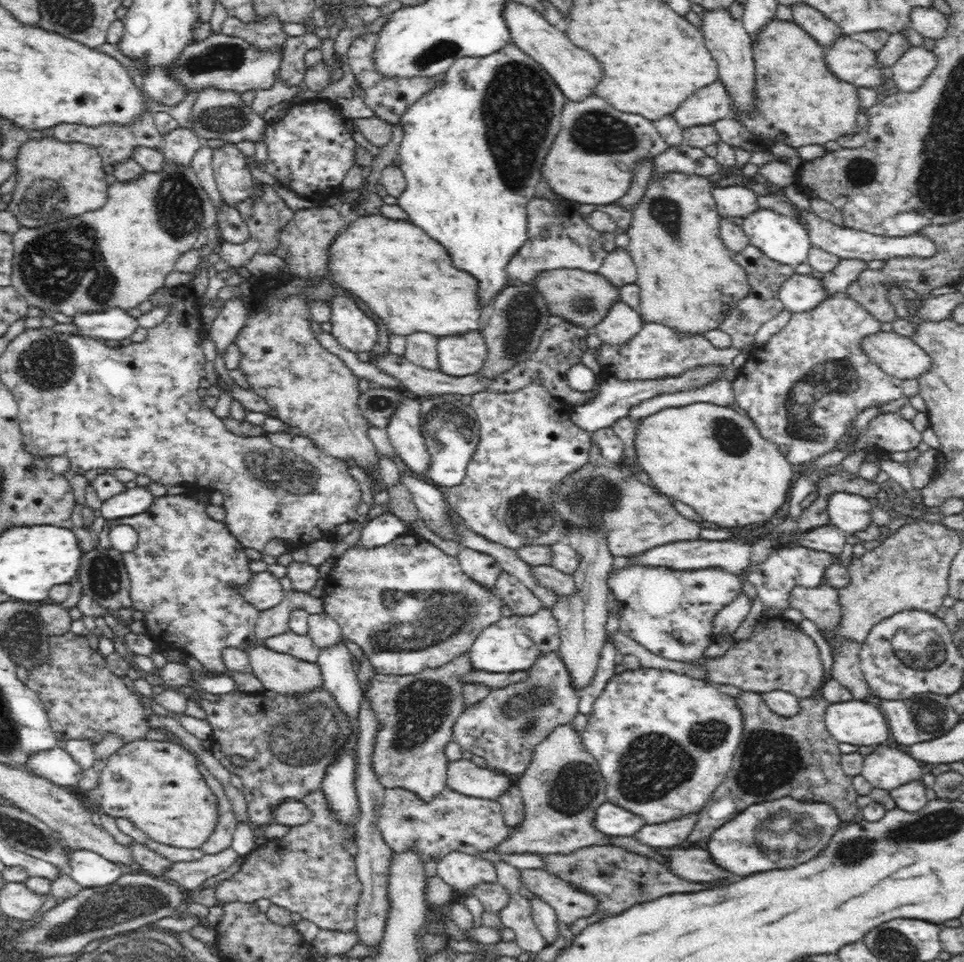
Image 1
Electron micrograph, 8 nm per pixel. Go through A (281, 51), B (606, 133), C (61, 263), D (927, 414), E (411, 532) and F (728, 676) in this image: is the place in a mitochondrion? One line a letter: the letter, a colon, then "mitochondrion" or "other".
A: other
B: mitochondrion
C: mitochondrion
D: other
E: other
F: other

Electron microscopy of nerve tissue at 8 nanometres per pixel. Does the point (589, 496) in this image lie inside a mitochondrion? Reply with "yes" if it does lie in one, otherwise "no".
yes

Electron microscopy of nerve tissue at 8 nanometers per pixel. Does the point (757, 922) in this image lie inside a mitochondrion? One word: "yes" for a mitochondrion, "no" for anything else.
no

